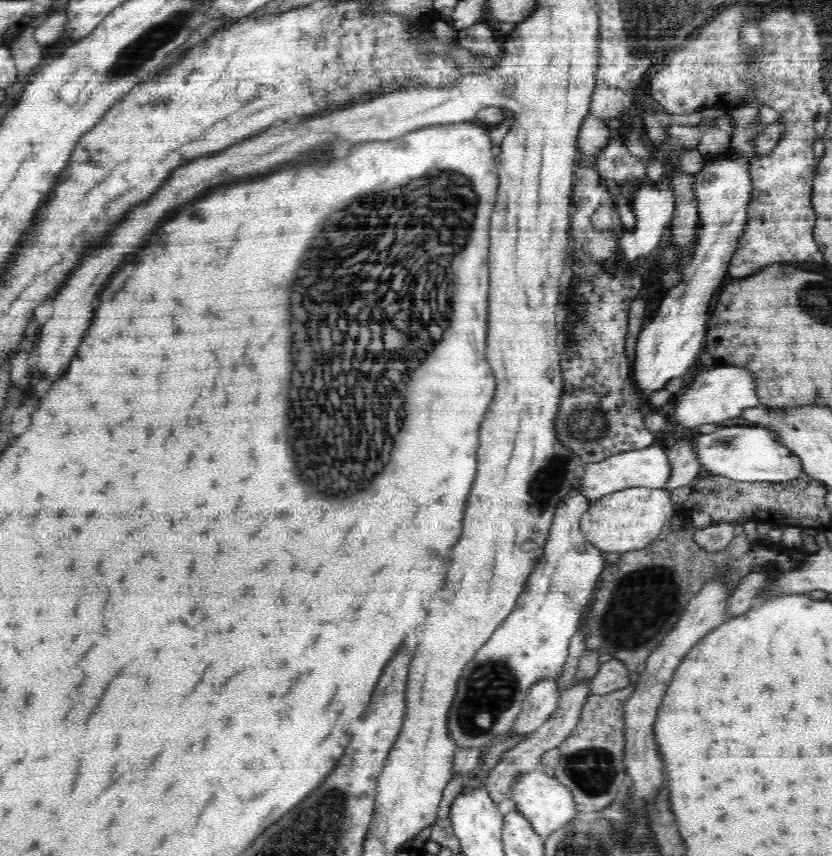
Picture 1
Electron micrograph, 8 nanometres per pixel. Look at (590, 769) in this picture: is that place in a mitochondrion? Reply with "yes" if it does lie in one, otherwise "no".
yes

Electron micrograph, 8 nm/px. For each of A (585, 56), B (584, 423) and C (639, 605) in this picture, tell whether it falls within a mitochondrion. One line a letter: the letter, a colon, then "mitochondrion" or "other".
A: other
B: mitochondrion
C: mitochondrion

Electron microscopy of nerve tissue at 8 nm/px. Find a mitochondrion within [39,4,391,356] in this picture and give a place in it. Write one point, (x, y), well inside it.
(132, 57)

